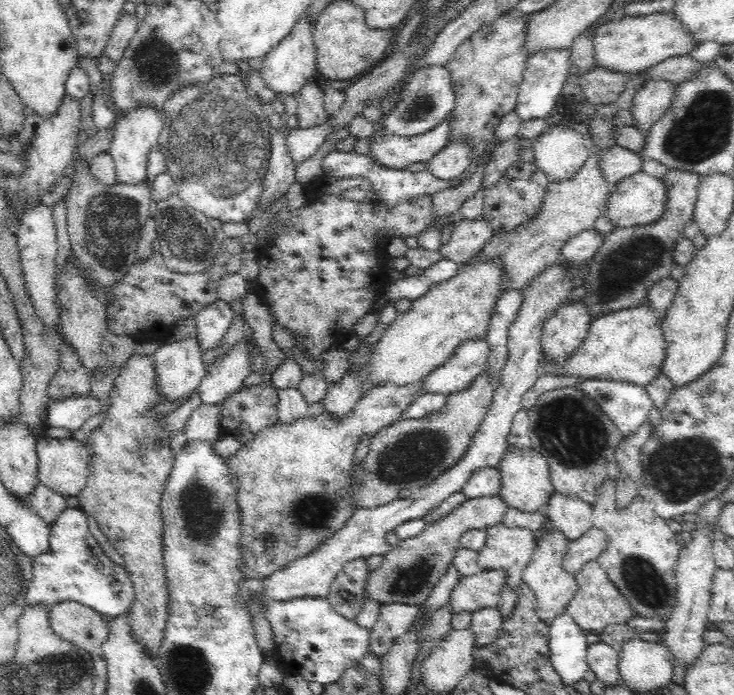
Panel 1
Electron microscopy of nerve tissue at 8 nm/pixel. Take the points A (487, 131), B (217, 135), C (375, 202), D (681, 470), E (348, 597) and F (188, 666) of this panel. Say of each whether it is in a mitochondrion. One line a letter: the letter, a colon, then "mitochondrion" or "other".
A: other
B: mitochondrion
C: other
D: mitochondrion
E: other
F: mitochondrion

